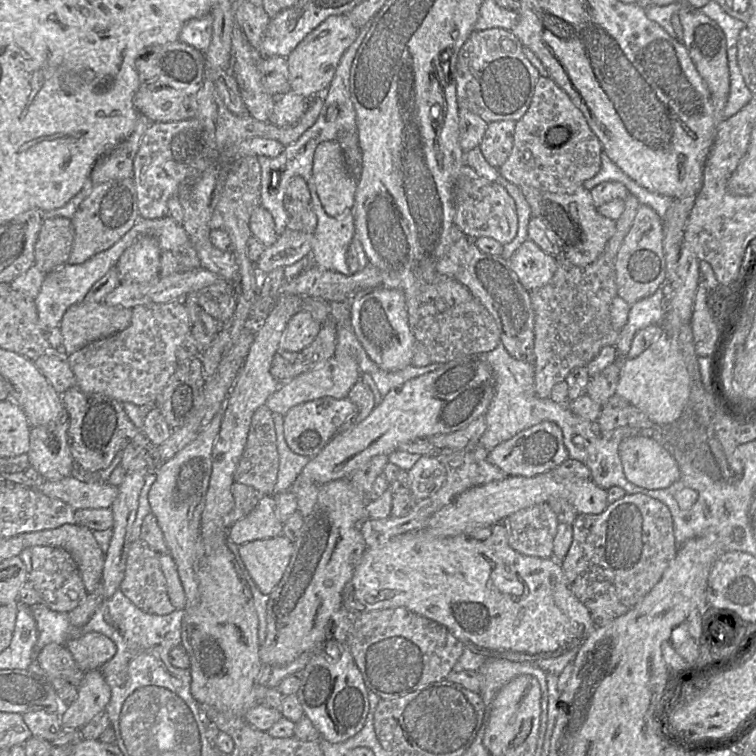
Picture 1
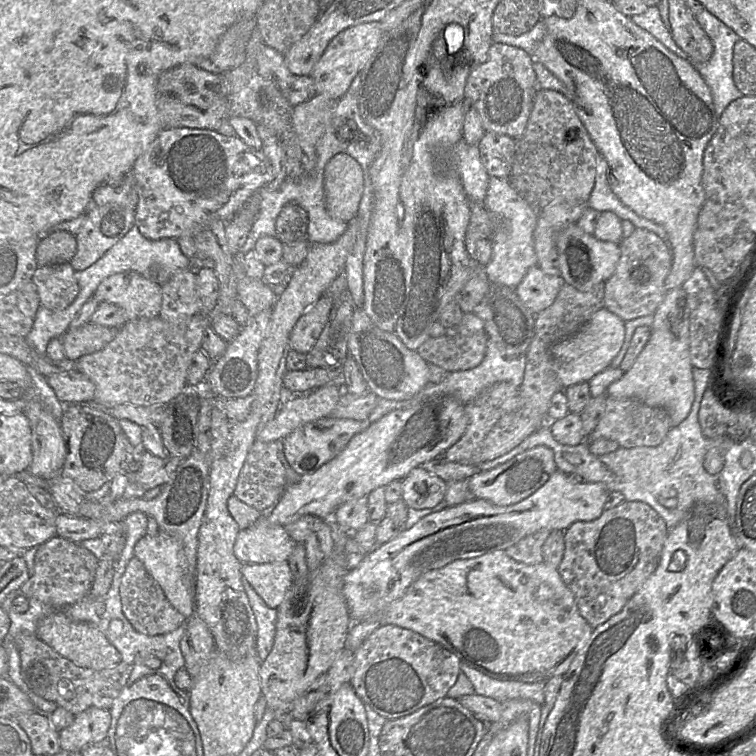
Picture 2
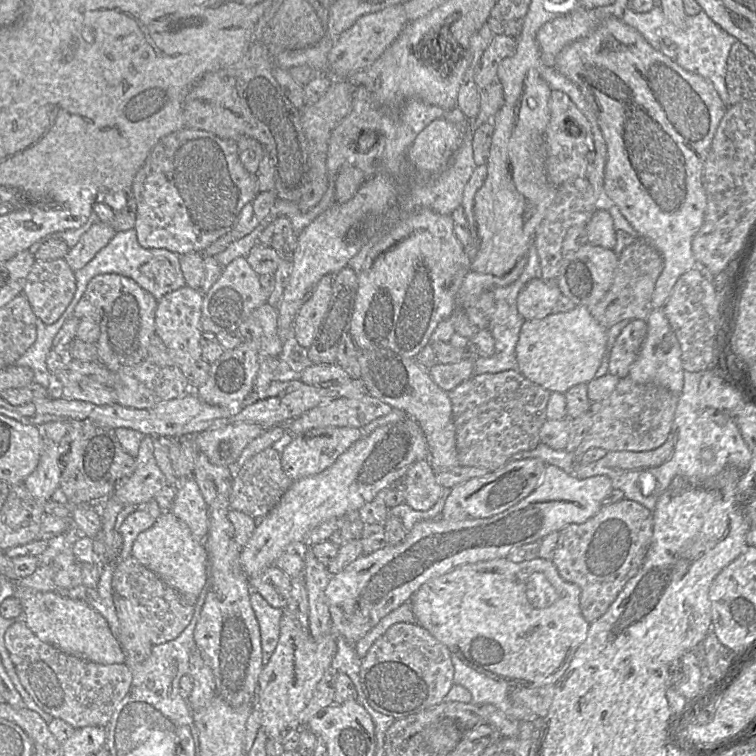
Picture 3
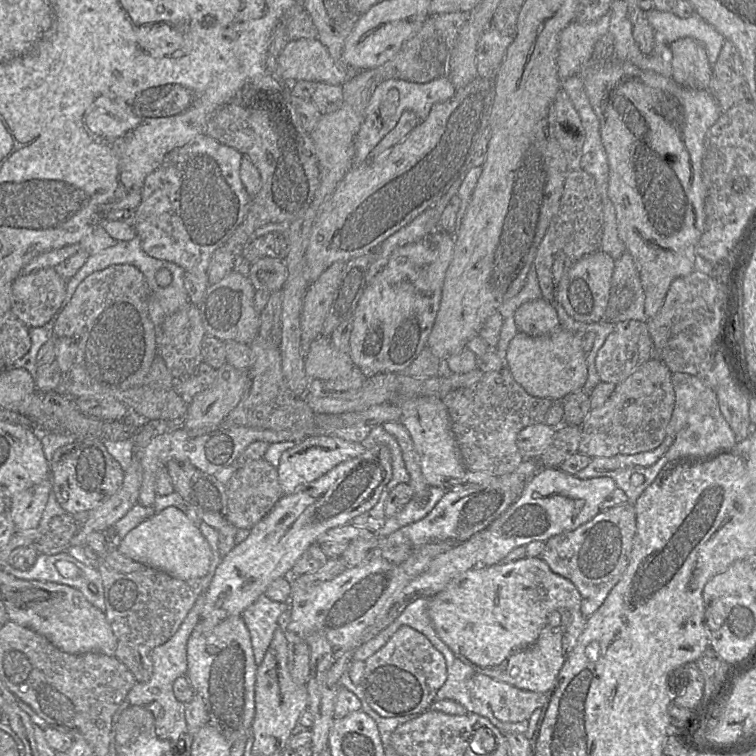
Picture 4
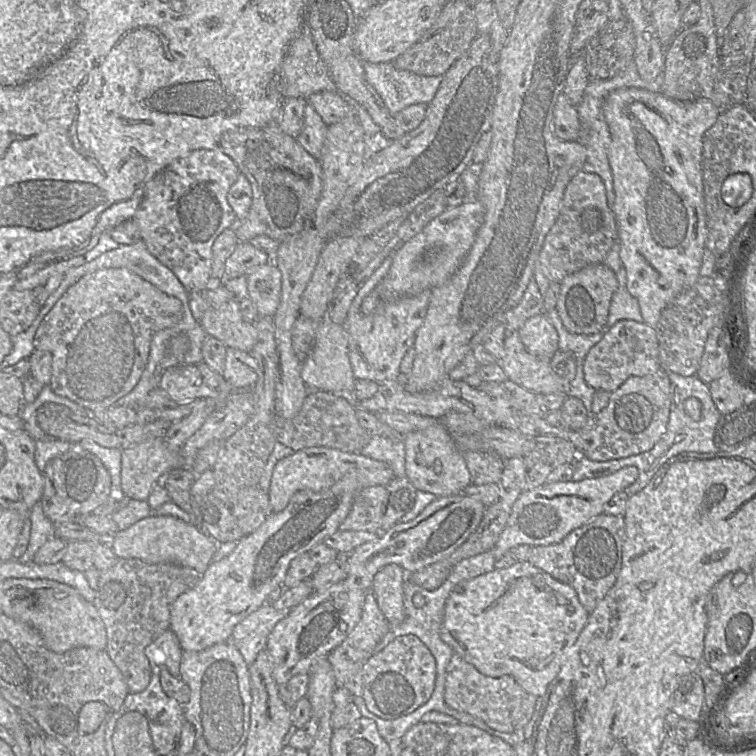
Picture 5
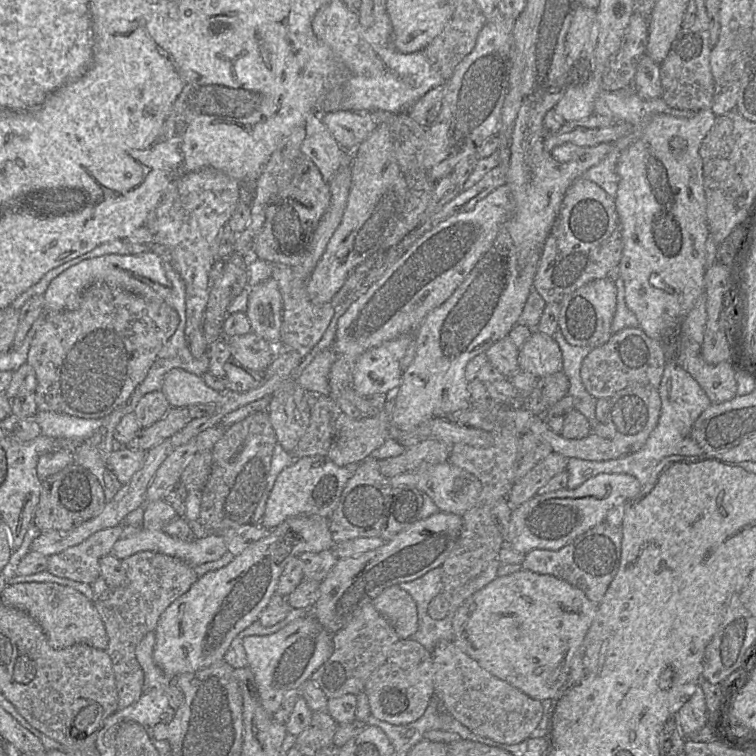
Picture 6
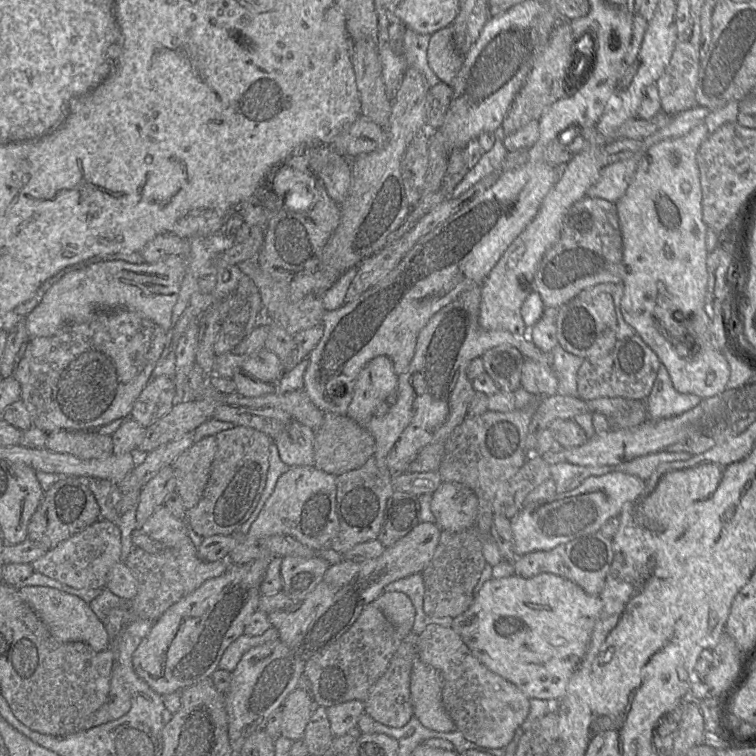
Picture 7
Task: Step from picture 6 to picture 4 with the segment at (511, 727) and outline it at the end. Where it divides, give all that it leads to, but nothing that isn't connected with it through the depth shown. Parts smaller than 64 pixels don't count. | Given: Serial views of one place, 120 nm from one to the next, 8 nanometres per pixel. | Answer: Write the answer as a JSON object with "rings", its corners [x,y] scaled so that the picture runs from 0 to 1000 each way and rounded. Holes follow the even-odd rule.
{"rings":[[[631,889],[620,901],[620,913],[624,921],[647,934],[655,950],[667,956],[698,952],[709,938],[716,938],[724,929],[724,917],[689,913]]]}

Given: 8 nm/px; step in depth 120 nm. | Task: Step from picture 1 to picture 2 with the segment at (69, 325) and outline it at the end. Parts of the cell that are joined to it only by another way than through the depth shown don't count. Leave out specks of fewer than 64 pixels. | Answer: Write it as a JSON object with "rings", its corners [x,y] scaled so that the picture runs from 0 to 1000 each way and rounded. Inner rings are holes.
{"rings":[[[120,426],[97,437],[90,435],[81,447],[87,474],[101,478],[111,470],[135,463],[152,447],[155,438],[155,434]]]}

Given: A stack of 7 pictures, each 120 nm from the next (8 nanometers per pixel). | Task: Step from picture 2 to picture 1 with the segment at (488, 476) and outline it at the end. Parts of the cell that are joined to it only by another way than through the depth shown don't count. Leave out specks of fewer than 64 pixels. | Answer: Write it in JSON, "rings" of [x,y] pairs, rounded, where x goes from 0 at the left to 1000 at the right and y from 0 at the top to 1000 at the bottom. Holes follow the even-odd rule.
{"rings":[[[718,557],[659,587],[647,598],[644,608],[669,630],[704,632],[734,620],[751,606],[742,567],[733,558]]]}

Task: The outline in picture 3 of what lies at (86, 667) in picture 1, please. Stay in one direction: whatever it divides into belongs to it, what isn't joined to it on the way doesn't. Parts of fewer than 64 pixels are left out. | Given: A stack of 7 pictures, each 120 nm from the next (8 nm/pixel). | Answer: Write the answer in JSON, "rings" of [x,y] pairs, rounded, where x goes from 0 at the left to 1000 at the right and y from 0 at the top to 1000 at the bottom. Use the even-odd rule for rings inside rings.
{"rings":[[[22,775],[20,787],[29,802],[30,821],[57,849],[78,860],[130,878],[165,877],[165,862],[149,840],[140,819],[107,794],[74,783],[53,783]]]}

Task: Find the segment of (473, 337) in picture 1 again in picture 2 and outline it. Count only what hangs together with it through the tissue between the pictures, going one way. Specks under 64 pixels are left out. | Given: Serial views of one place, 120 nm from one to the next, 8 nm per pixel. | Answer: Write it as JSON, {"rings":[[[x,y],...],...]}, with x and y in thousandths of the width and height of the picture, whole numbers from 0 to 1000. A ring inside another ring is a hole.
{"rings":[[[642,438],[567,446],[550,464],[565,479],[591,492],[619,489],[642,472],[646,444]]]}

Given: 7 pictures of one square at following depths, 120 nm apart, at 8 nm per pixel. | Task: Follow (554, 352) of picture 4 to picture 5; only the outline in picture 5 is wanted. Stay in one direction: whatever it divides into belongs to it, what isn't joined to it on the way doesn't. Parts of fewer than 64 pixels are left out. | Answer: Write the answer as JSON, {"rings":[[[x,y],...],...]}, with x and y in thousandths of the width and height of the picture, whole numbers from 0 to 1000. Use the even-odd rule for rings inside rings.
{"rings":[[[685,438],[668,447],[663,484],[672,503],[708,520],[747,520],[754,508],[730,489],[728,476],[713,475],[696,463]]]}

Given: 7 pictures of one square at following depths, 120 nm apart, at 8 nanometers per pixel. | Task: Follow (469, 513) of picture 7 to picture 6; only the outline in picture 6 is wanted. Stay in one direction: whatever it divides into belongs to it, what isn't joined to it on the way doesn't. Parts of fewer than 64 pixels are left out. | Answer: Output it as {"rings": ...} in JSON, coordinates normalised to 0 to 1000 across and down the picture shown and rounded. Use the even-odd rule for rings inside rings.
{"rings":[[[593,610],[582,614],[558,614],[549,626],[553,630],[550,646],[570,659],[583,677],[611,683],[628,668],[636,651],[636,639],[627,628]]]}

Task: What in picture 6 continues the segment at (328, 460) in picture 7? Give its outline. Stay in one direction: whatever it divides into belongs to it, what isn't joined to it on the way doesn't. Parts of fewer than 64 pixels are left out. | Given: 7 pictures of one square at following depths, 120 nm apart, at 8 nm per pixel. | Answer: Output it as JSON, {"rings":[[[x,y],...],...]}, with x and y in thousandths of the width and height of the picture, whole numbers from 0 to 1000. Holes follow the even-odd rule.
{"rings":[[[499,545],[496,550],[476,554],[450,546],[443,566],[443,581],[433,606],[447,616],[476,612],[515,578],[513,545]]]}

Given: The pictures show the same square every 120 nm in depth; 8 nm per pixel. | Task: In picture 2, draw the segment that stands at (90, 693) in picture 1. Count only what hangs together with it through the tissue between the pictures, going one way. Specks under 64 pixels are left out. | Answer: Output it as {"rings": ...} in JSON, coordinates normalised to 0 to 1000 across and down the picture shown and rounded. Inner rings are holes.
{"rings":[[[116,937],[99,946],[97,956],[79,968],[79,989],[86,993],[107,995],[116,983],[140,976],[146,958],[146,939]]]}

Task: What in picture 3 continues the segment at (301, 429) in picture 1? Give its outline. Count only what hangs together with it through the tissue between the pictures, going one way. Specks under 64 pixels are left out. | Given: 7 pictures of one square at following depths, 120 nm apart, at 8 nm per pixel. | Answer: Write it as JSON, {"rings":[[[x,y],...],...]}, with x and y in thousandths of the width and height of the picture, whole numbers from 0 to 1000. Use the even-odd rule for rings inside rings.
{"rings":[[[442,563],[415,566],[388,575],[386,583],[372,601],[374,622],[388,636],[422,627],[437,618],[452,599],[479,578],[476,566]]]}

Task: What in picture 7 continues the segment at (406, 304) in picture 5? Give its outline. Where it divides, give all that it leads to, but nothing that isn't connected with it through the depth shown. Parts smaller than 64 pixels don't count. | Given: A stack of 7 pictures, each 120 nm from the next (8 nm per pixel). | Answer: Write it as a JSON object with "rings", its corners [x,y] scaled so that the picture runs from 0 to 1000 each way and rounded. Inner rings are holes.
{"rings":[[[503,470],[489,476],[476,491],[467,515],[467,524],[458,550],[478,563],[484,563],[492,553],[501,532],[524,519],[526,497],[519,476]]]}

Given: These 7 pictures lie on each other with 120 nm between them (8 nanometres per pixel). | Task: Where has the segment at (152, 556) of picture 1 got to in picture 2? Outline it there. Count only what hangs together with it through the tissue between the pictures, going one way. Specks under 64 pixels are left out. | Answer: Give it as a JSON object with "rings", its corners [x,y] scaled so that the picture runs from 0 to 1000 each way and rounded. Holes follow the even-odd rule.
{"rings":[[[179,735],[171,742],[160,765],[159,792],[161,808],[177,832],[196,841],[221,839],[247,821],[247,817],[225,799],[210,772]]]}

